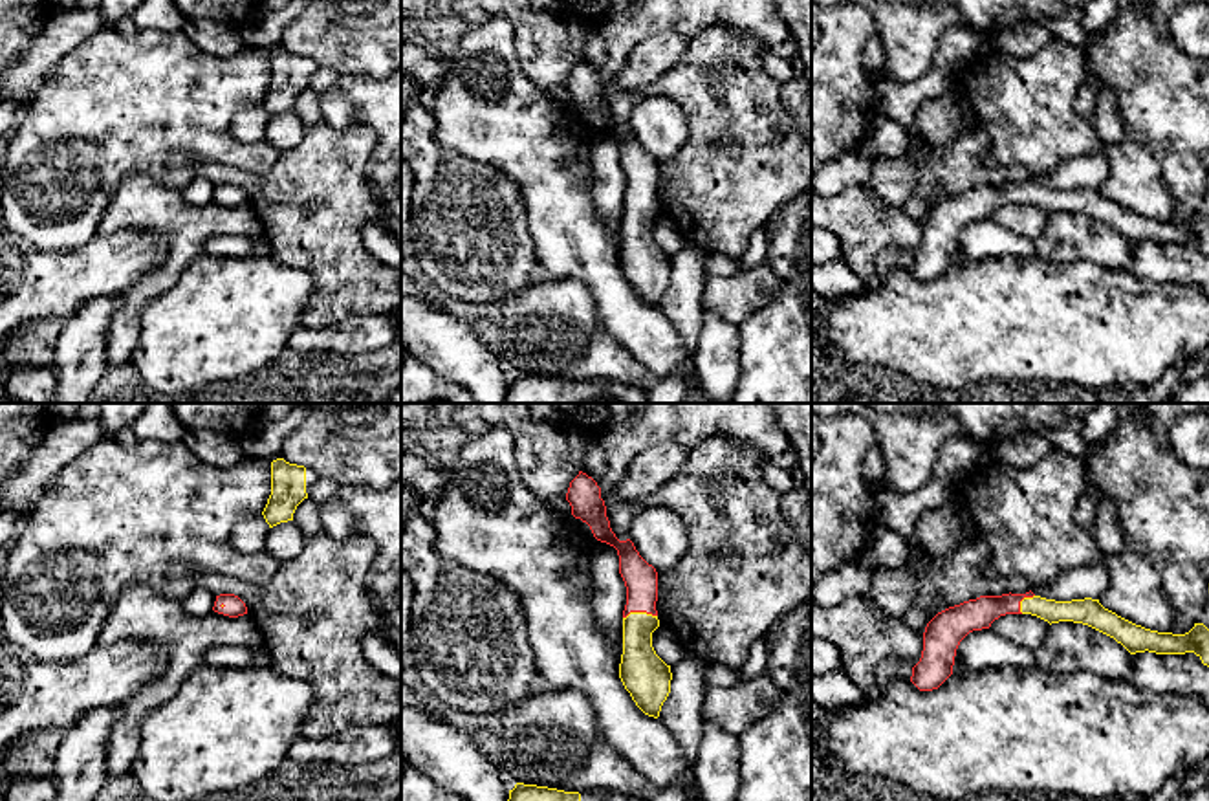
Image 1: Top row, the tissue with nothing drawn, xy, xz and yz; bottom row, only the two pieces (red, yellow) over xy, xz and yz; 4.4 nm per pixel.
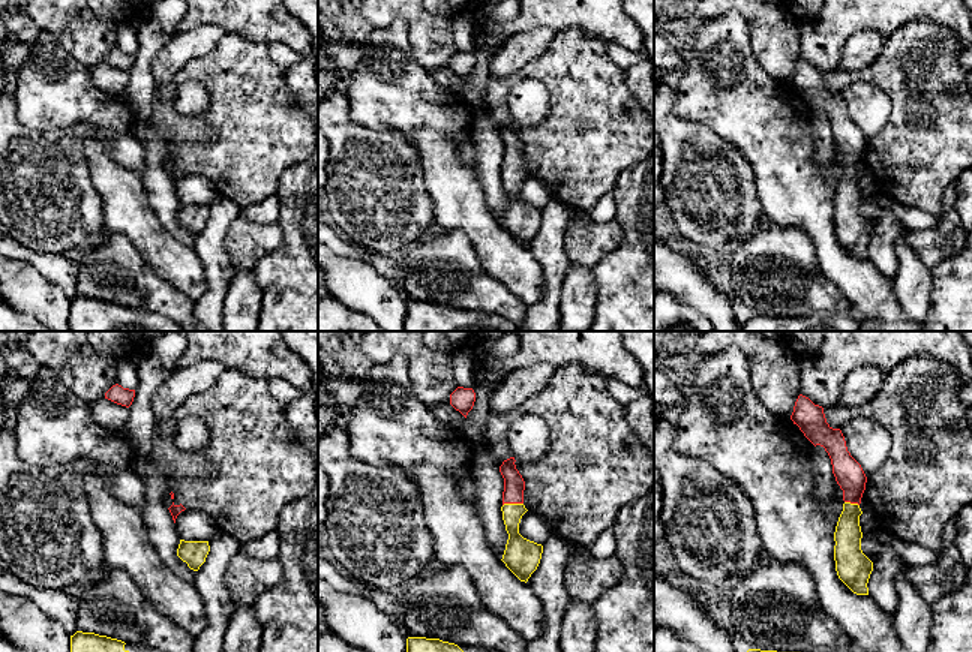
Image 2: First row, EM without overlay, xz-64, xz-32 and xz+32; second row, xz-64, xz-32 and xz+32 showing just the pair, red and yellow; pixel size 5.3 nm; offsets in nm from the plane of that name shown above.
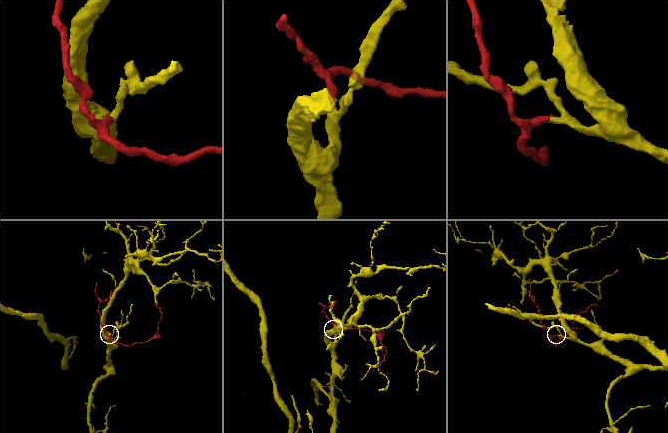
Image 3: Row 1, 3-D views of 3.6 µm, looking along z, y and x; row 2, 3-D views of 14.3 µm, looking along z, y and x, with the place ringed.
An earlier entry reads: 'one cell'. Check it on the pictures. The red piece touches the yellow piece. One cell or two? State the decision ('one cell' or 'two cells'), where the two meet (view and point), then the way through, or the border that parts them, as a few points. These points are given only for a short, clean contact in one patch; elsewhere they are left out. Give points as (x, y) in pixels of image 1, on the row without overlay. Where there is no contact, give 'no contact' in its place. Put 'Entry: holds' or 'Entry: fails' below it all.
one cell; contact xz (640, 200); way xz (640, 167), (640, 200), (640, 257)
Entry: holds

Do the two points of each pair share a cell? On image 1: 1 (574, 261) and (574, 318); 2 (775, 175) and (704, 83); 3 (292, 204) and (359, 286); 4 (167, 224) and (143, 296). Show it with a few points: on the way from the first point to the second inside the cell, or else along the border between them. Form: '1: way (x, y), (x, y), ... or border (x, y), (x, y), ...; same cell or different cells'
1: border (544, 274), (579, 279), (590, 292), (598, 314); different cells
2: way (753, 153), (742, 142), (735, 114), (726, 105); same cell
3: way (312, 224), (341, 266); same cell
4: way (176, 242), (176, 261), (160, 277); same cell

